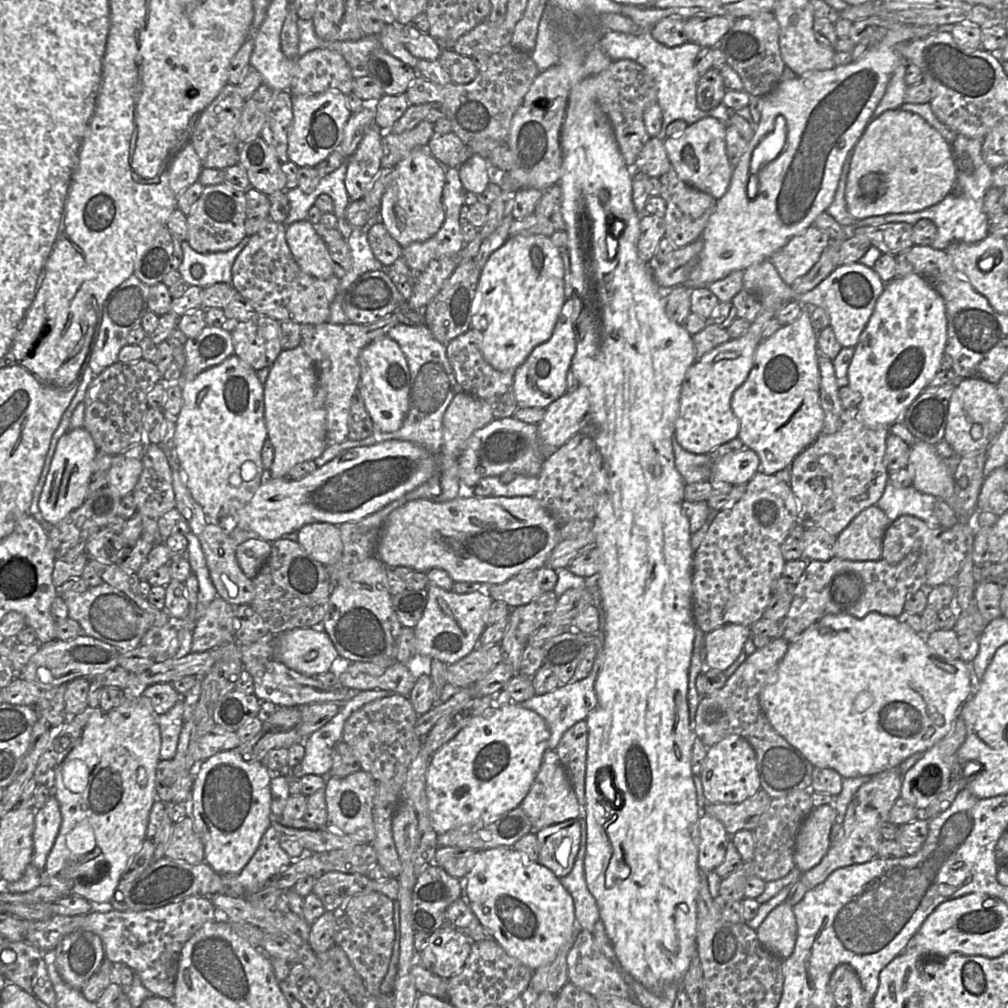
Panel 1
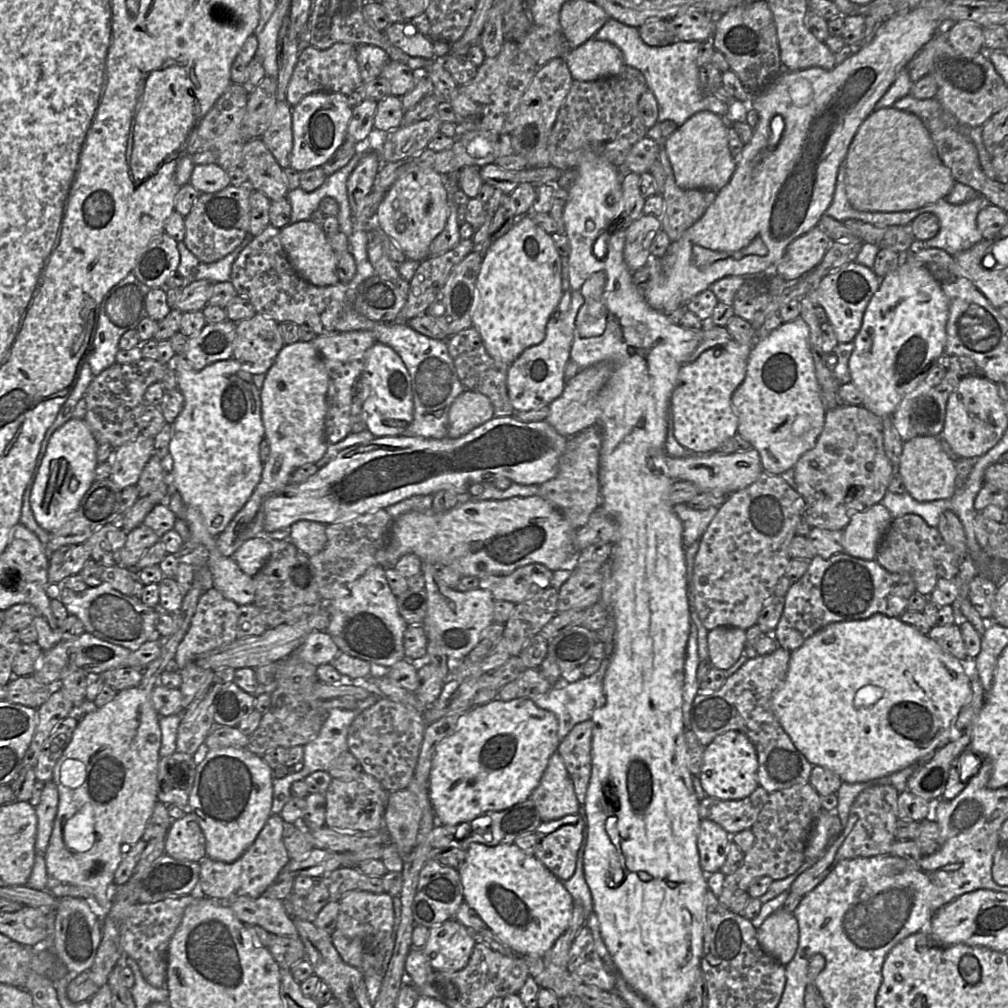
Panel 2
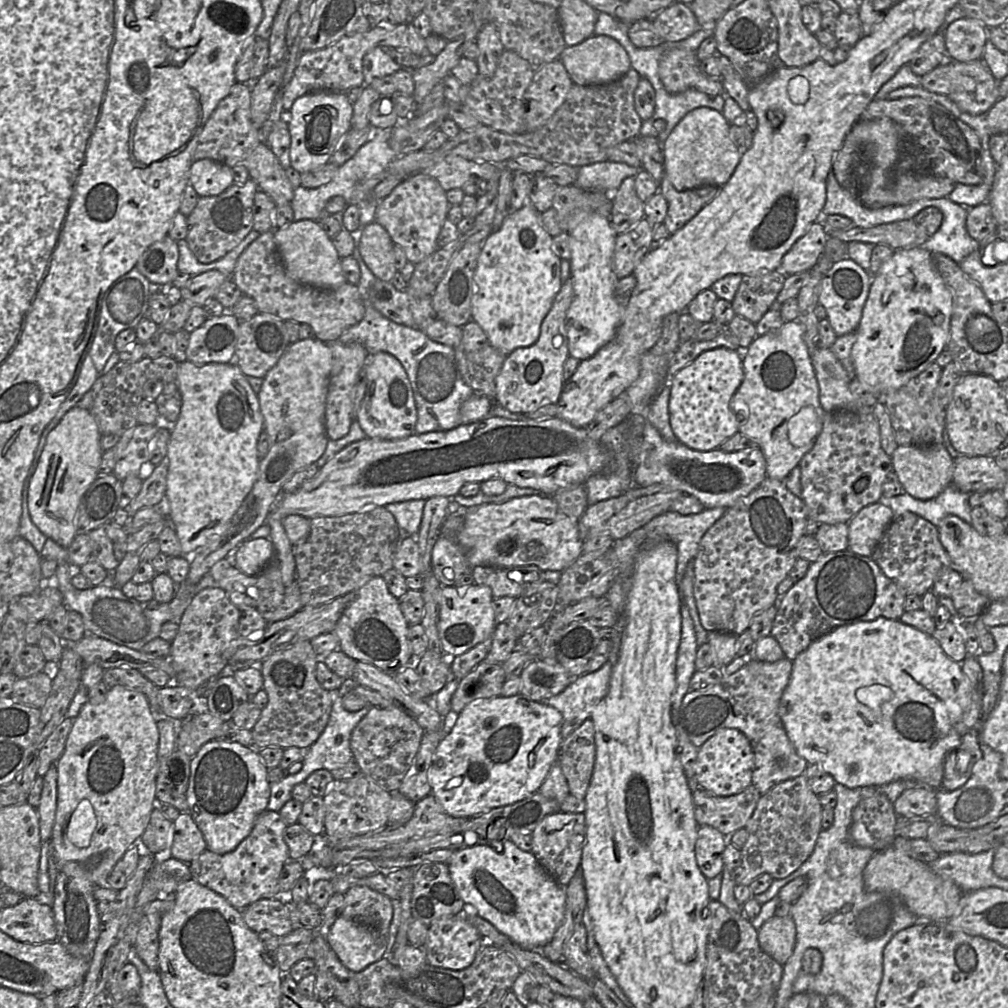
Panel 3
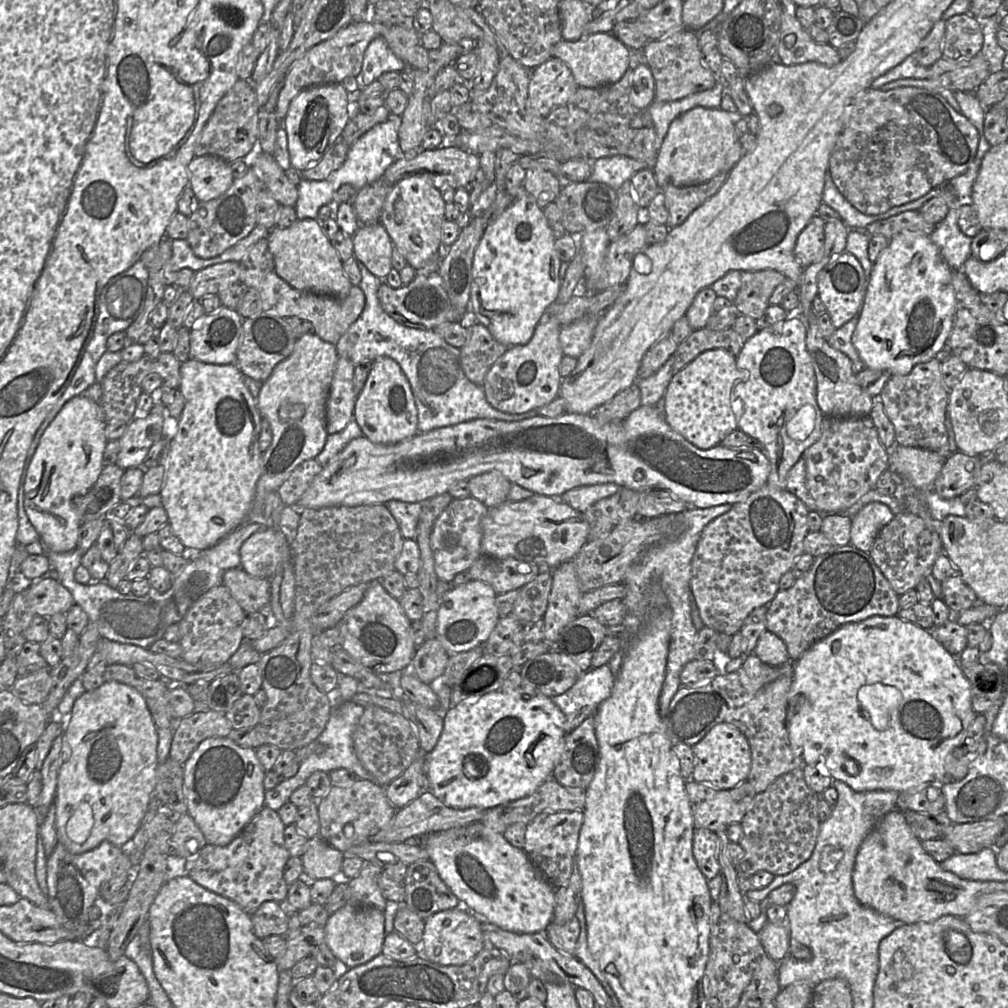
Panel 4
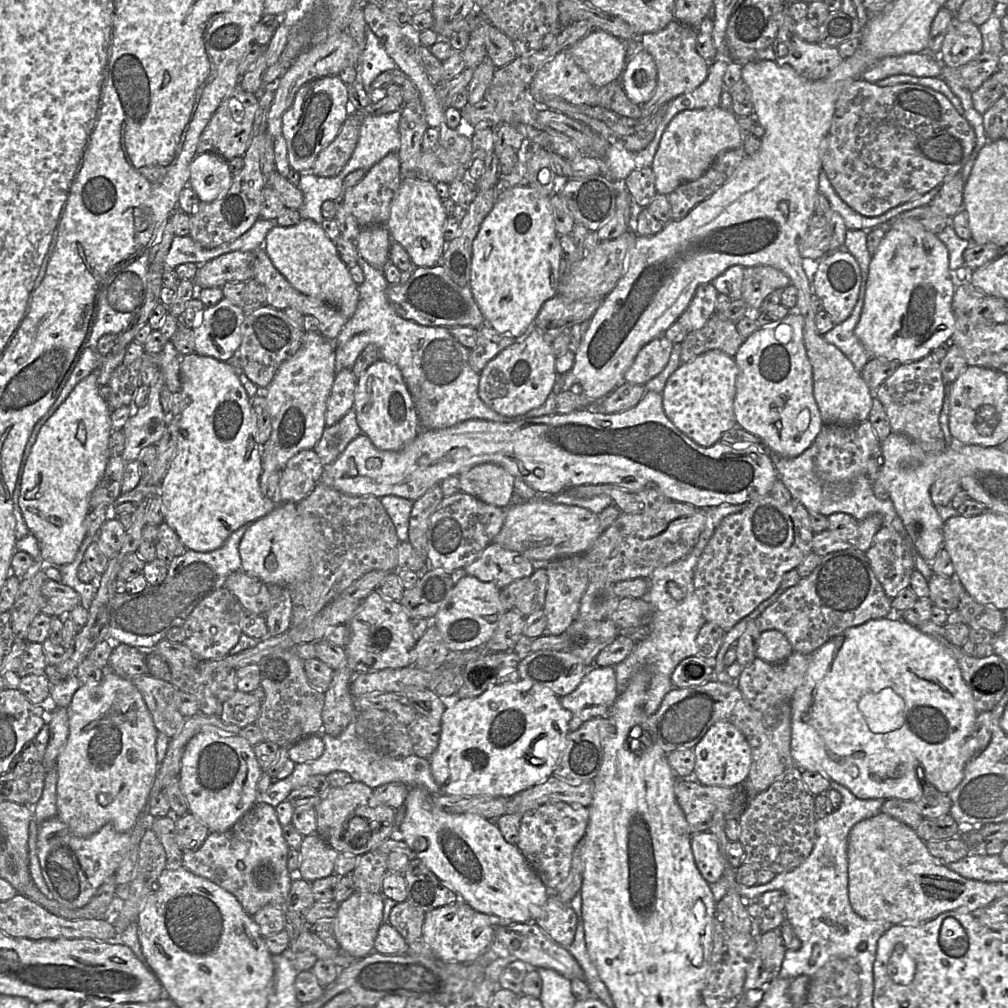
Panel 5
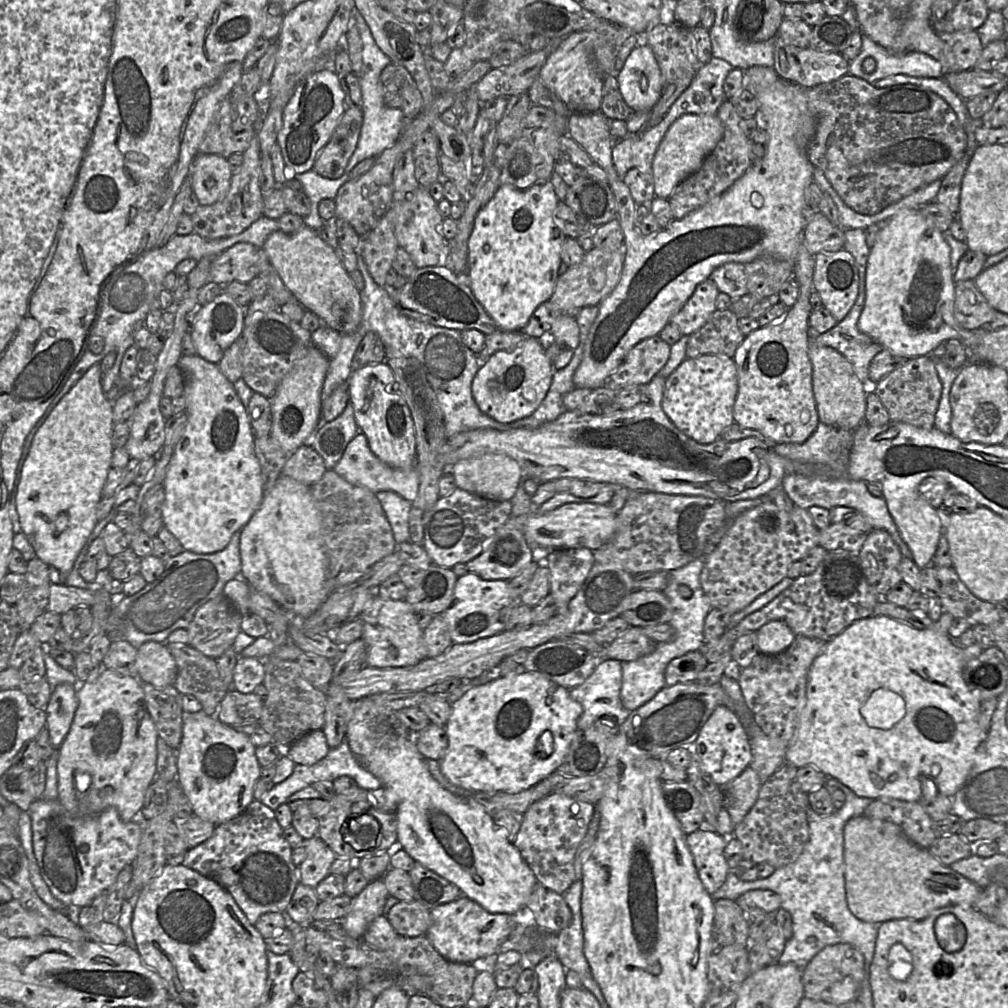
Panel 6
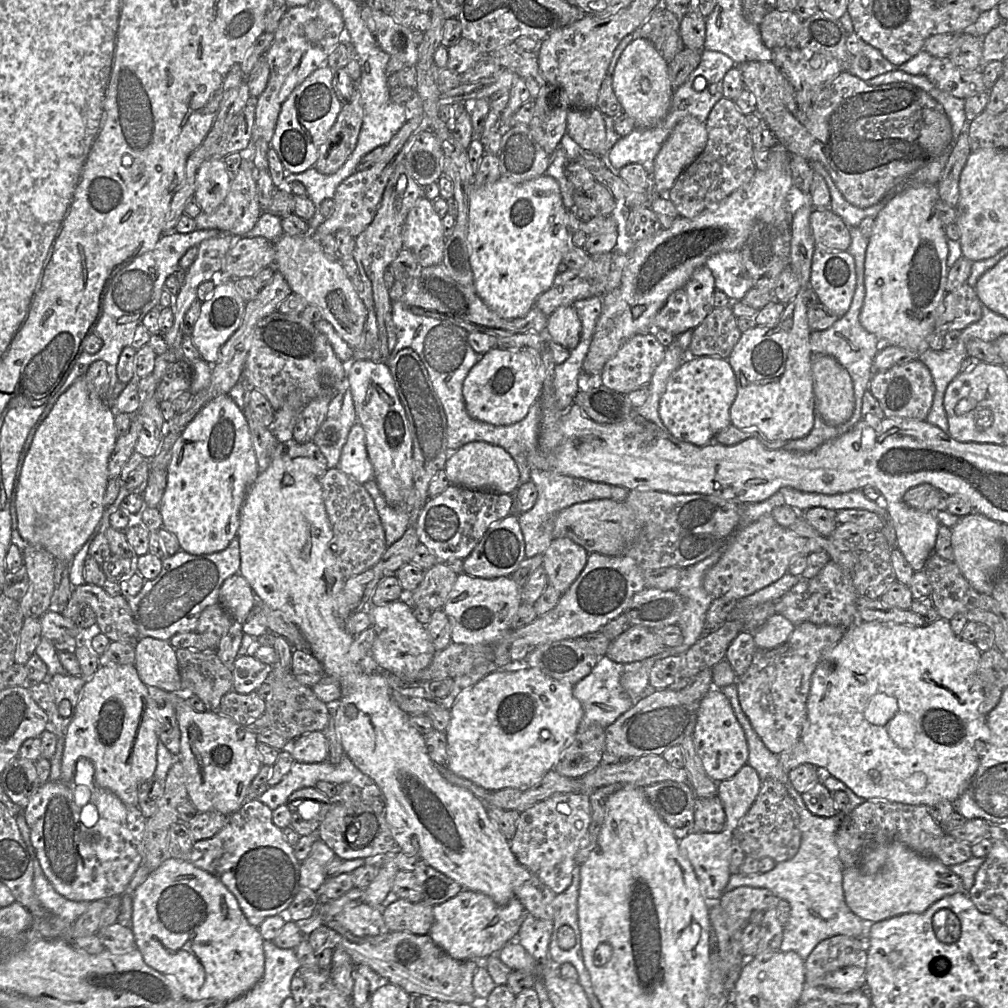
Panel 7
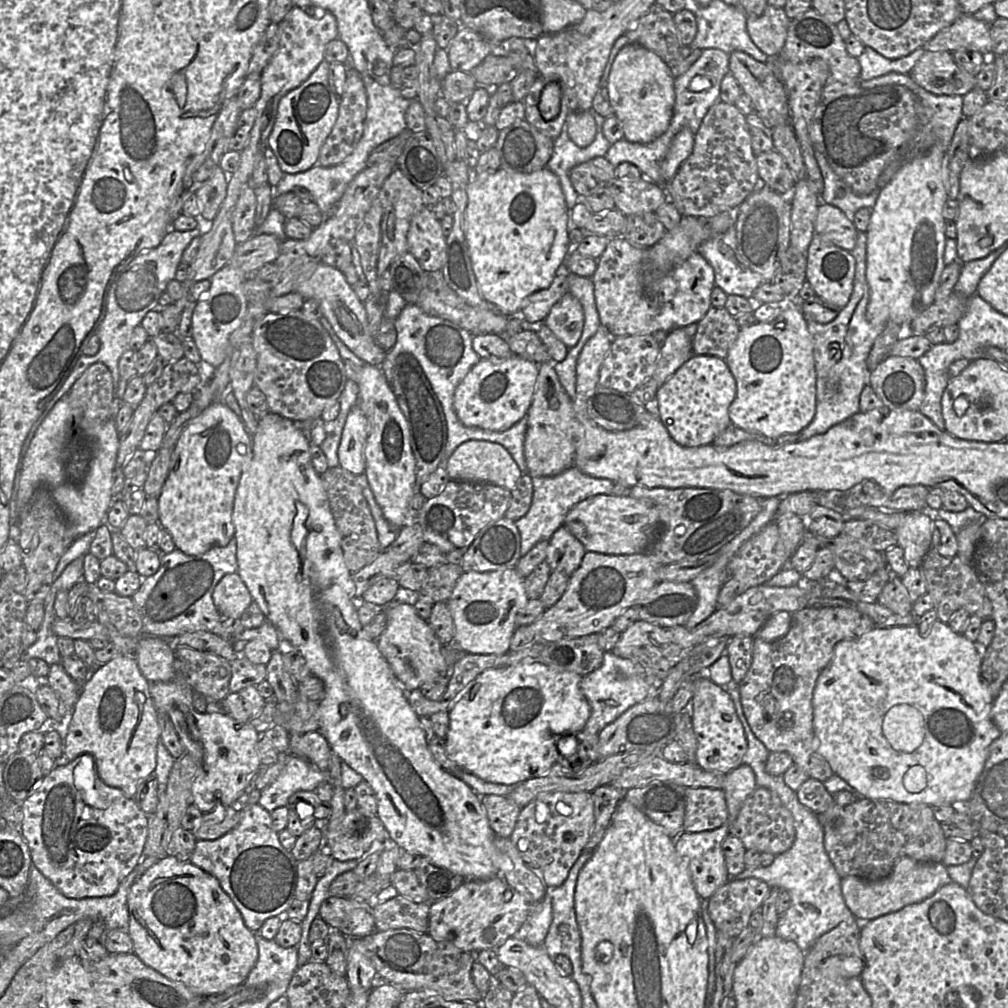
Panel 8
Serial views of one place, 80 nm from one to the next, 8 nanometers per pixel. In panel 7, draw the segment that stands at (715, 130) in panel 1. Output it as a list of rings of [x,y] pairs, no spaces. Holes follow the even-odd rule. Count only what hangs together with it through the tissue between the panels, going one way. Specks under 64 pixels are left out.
[[[686,116],[663,143],[654,161],[653,189],[668,197],[681,173],[703,152],[708,140],[705,123]]]

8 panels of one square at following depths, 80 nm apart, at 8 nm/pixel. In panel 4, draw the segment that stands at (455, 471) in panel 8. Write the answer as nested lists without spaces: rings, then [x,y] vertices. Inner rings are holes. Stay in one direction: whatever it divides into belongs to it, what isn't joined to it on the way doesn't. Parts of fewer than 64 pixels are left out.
[[[491,470],[475,475],[468,480],[470,496],[488,508],[496,507],[507,500],[512,483],[499,471]]]

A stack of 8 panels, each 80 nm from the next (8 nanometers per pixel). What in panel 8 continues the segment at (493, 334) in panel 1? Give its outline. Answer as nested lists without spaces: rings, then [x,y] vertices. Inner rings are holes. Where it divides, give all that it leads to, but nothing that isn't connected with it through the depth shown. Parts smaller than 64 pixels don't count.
[[[469,167],[469,181],[465,236],[479,290],[502,315],[520,315],[524,301],[531,294],[551,285],[570,244],[567,224],[570,209],[566,205],[559,178],[547,167],[532,173],[517,173],[500,168],[493,173],[480,175]]]

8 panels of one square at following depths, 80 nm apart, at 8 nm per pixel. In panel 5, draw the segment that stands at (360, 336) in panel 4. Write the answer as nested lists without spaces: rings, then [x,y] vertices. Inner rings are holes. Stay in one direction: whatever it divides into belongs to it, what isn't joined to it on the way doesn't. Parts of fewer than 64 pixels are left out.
[[[361,256],[357,265],[363,271],[364,282],[359,286],[359,302],[355,314],[334,341],[336,374],[342,369],[352,369],[367,345],[377,345],[382,359],[396,365],[401,371],[418,414],[420,431],[440,430],[467,420],[515,423],[555,414],[556,397],[562,391],[561,378],[557,378],[544,404],[525,414],[506,417],[489,408],[478,394],[480,373],[469,363],[470,350],[453,337],[450,328],[422,326],[400,317],[388,300],[389,284],[383,270],[374,268]]]

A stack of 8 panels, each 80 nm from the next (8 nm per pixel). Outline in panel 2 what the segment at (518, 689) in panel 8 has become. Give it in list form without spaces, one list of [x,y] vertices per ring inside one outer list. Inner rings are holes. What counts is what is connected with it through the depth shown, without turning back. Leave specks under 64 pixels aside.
[[[496,698],[486,704],[475,706],[462,714],[457,722],[454,732],[450,736],[444,738],[437,746],[431,763],[428,792],[438,823],[446,826],[453,826],[462,822],[470,822],[486,812],[502,811],[527,800],[539,785],[550,757],[558,749],[560,739],[558,738],[557,732],[558,721],[556,716],[548,710],[539,708],[528,698],[516,698],[510,701],[502,701]]]

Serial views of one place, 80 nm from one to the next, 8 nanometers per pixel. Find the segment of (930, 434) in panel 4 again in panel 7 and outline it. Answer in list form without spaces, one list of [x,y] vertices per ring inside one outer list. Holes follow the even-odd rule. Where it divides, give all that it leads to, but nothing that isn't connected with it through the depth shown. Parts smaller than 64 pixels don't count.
[[[919,359],[894,366],[887,371],[874,372],[868,389],[879,402],[885,417],[919,421],[926,421],[935,393],[931,372]]]

